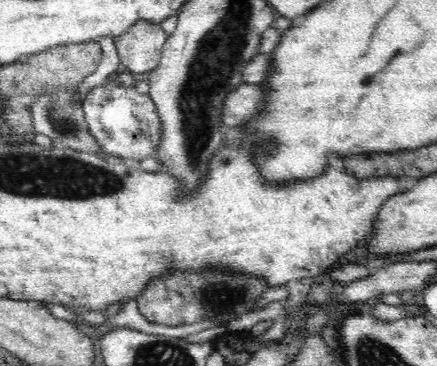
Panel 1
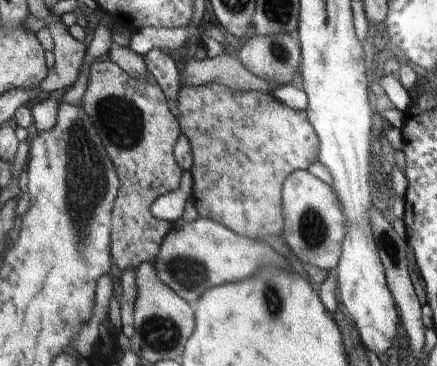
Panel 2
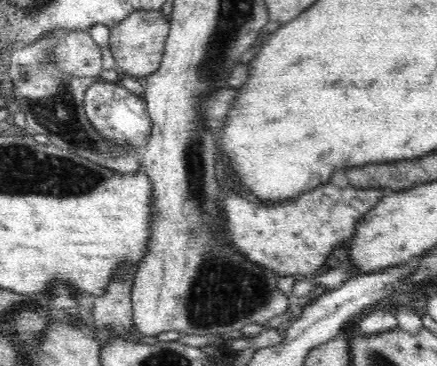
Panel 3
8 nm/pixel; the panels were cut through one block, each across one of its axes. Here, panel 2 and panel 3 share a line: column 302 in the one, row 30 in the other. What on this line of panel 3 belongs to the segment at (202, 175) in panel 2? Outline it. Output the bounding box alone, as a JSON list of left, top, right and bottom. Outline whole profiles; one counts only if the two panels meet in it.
[108,10,170,78]

